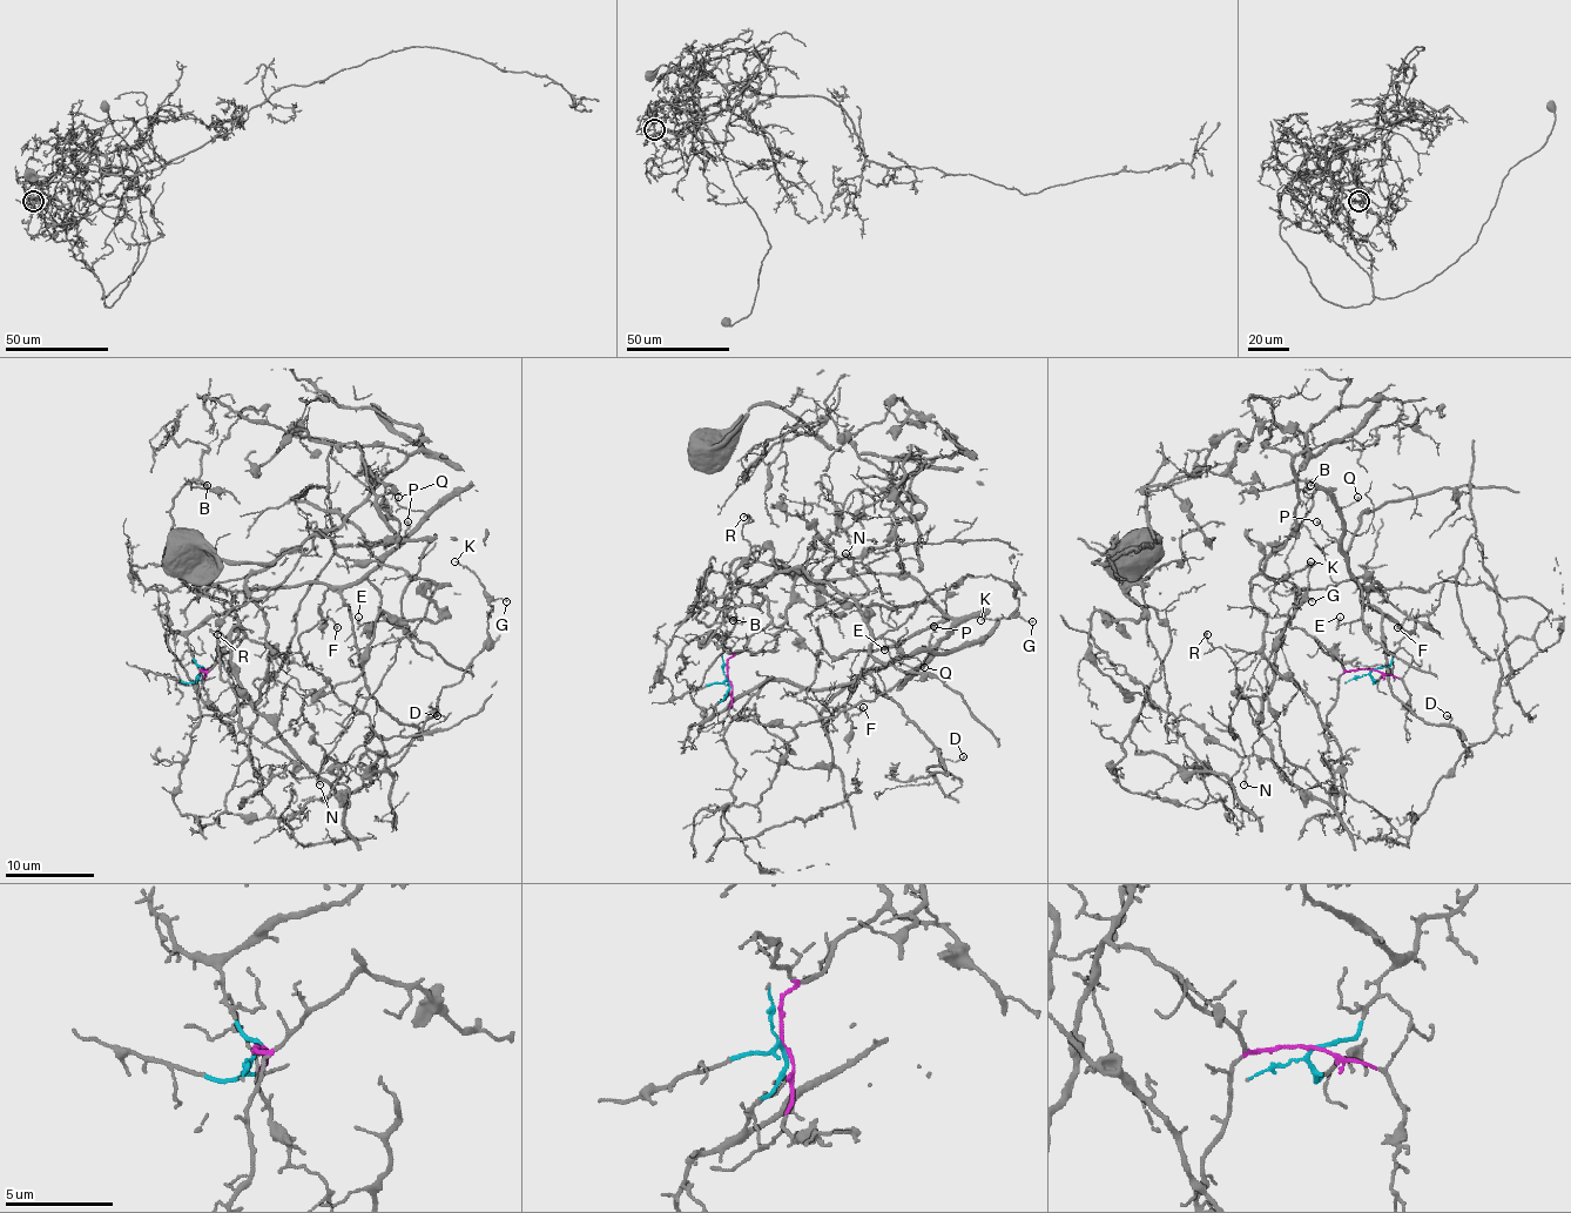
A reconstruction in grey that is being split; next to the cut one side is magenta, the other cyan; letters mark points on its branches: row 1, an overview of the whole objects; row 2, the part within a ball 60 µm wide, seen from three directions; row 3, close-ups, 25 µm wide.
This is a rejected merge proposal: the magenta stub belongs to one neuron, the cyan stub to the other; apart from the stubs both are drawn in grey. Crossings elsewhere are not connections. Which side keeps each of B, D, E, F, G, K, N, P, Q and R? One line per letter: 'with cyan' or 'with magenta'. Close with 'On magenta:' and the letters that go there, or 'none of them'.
B: with magenta
D: with cyan
E: with cyan
F: with cyan
G: with magenta
K: with magenta
N: with magenta
P: with cyan
Q: with cyan
R: with magenta
On magenta: B, G, K, N, R

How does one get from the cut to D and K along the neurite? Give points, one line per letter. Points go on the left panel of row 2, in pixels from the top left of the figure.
D: (203, 671), (188, 646), (213, 617), (248, 592), (328, 583), (351, 614), (366, 691), (402, 723), (438, 715)
K: (203, 671), (241, 627), (233, 674), (248, 701), (344, 802), (404, 755), (487, 639), (491, 605), (456, 560)

